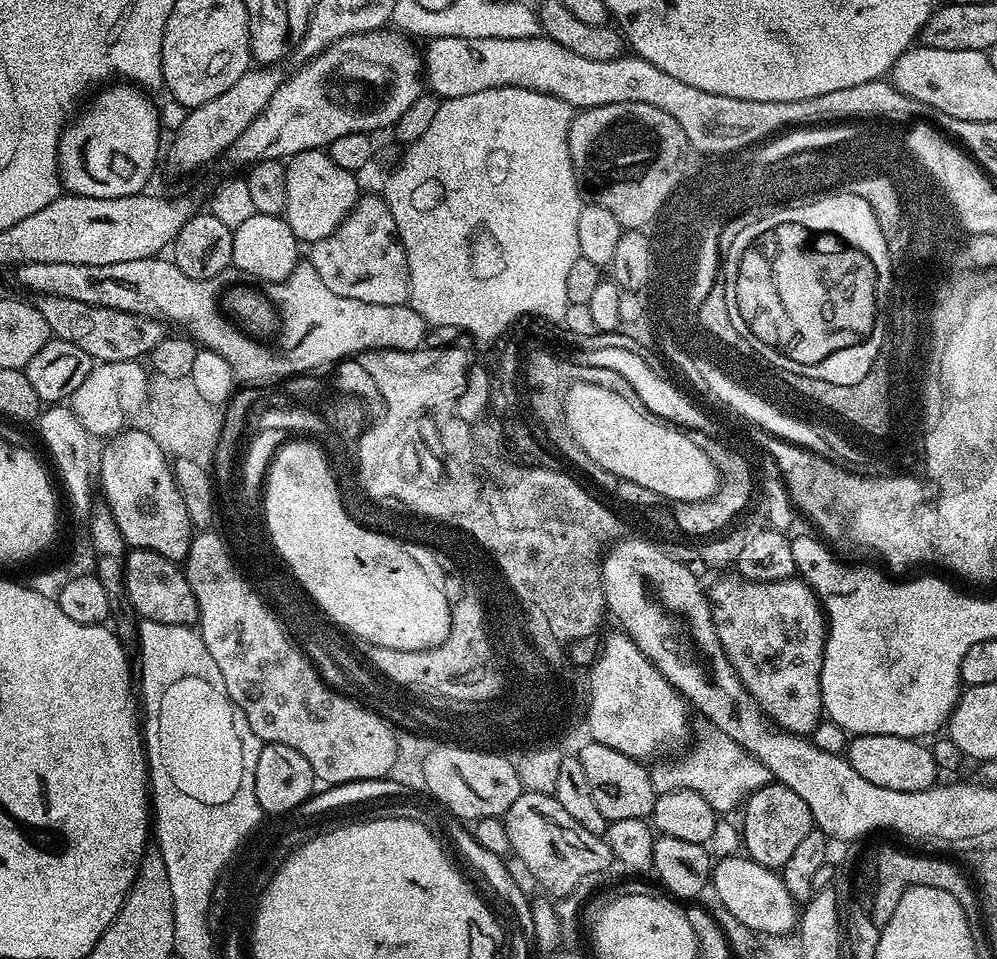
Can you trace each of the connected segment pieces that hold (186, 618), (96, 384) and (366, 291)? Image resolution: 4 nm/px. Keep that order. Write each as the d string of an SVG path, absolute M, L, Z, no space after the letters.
M132 548L124 557L124 593L128 595L128 604L137 617L166 622L167 624L195 625L198 620L196 599L190 590L190 584L184 577L181 565L175 560L167 560L162 554L145 548Z
M127 360L97 363L92 368L86 380L68 401L78 422L82 423L89 435L104 436L103 438L117 435L127 427L126 420L130 416L135 417L143 411L150 395L150 381L148 382L147 369L142 367L144 366L139 361Z
M361 195L334 234L311 245L310 252L310 262L314 270L318 270L318 278L322 278L322 282L326 282L326 287L334 290L334 294L342 294L342 298L354 298L358 302L374 302L382 306L394 306L408 300L408 259L396 234L394 214L390 214L390 206L386 206L379 195Z

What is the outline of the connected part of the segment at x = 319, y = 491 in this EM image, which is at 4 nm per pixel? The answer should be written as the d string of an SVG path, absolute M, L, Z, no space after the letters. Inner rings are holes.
M292 444L292 448L284 448L284 452L280 452L280 460L276 460L276 468L272 468L272 484L268 484L268 521L274 530L276 544L281 544L280 552L292 560L292 568L300 572L300 580L304 580L304 584L316 592L316 600L320 600L320 604L324 604L324 608L328 608L328 612L340 620L340 624L356 628L356 632L360 632L360 636L368 636L368 640L396 644L396 648L424 648L424 644L436 644L436 640L444 637L444 624L450 622L450 618L444 616L442 593L436 592L436 587L428 584L424 572L420 572L420 568L416 568L416 564L412 564L412 560L408 560L408 556L404 556L404 552L392 544L389 535L379 532L376 536L368 536L371 529L364 528L358 521L348 524L348 516L340 512L340 504L336 501L336 488L332 488L332 480L328 480L328 468L324 468L324 460L320 460L320 452L316 452L316 448L308 448L308 444Z

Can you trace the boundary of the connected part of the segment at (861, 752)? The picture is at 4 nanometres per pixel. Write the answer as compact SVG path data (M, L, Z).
M894 734L852 736L846 749L846 759L850 762L850 766L854 766L854 770L858 770L858 774L862 774L862 778L866 778L866 782L874 782L874 786L886 786L886 790L902 790L903 792L926 790L938 780L938 769L931 747L916 738L902 738Z

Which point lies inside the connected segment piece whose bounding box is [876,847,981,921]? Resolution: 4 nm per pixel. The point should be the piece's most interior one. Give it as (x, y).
(899, 870)

